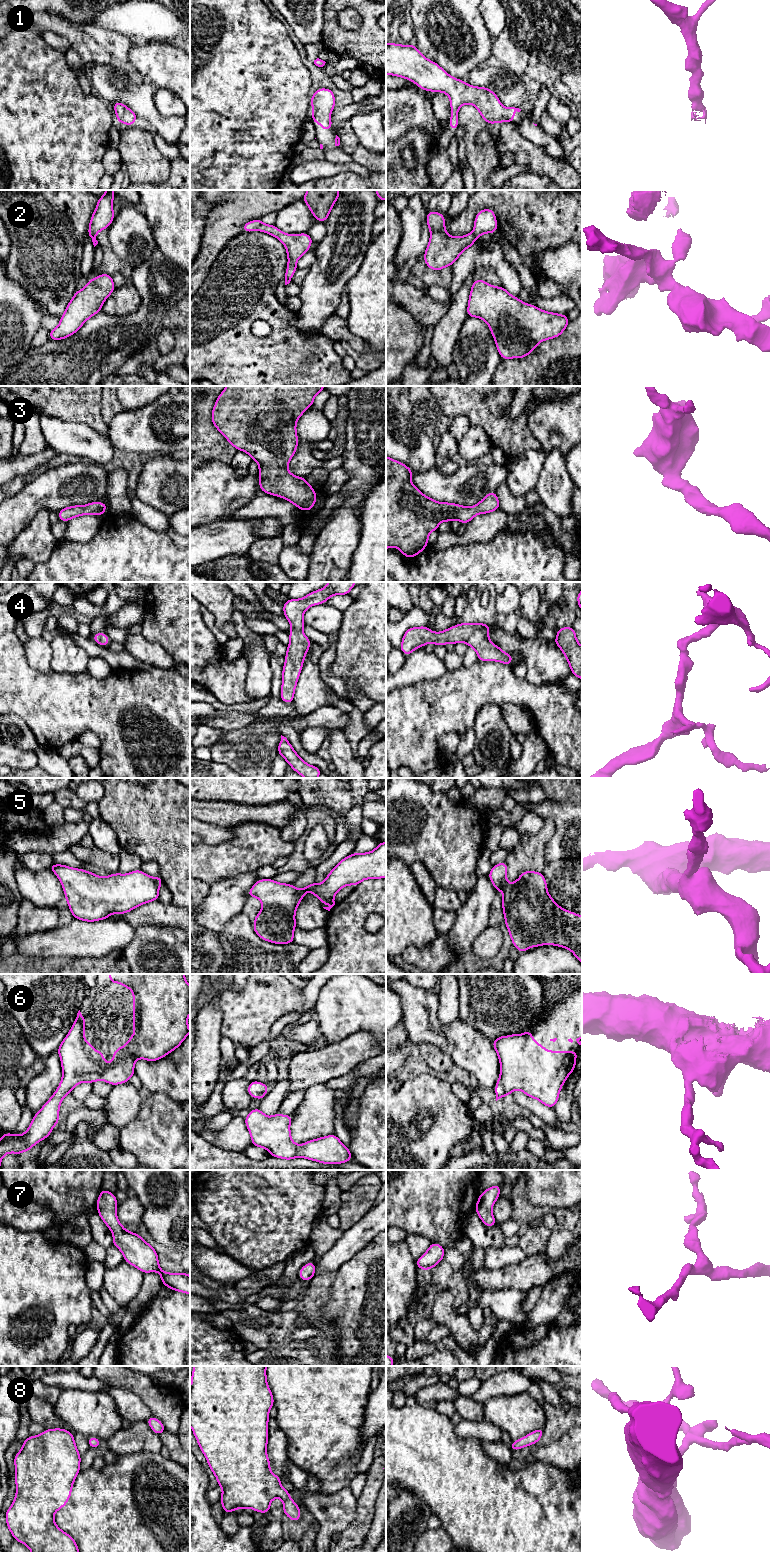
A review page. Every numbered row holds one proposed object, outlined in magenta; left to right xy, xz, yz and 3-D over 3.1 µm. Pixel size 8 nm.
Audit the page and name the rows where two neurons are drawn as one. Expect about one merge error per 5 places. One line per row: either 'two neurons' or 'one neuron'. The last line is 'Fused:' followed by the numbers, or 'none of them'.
1: one neuron
2: two neurons
3: one neuron
4: one neuron
5: one neuron
6: one neuron
7: one neuron
8: one neuron
Fused: 2

